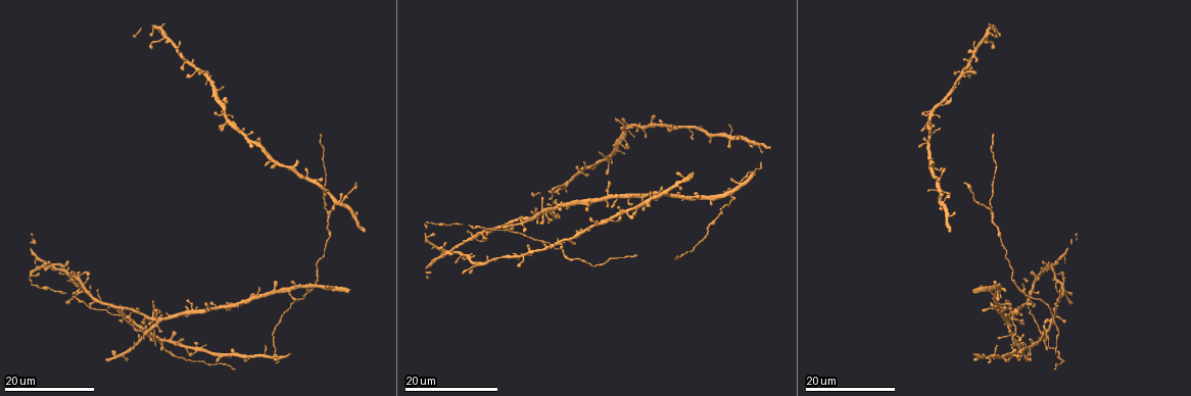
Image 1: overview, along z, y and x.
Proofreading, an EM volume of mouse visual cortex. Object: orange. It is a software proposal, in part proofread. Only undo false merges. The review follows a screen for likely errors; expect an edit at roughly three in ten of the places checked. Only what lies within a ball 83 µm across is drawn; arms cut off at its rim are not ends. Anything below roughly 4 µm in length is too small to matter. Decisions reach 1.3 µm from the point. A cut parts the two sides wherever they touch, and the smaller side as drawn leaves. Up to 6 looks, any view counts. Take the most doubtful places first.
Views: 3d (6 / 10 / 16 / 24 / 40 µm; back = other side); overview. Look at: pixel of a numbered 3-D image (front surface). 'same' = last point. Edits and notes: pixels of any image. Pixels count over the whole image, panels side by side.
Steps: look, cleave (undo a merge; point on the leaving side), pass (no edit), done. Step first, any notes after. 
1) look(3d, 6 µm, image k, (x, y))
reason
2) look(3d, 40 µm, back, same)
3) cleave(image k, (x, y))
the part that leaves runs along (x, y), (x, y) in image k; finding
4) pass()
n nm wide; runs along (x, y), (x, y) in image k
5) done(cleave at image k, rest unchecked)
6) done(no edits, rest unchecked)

look(3d, 16 µm, image 1, (562, 246))
four or more arms meet

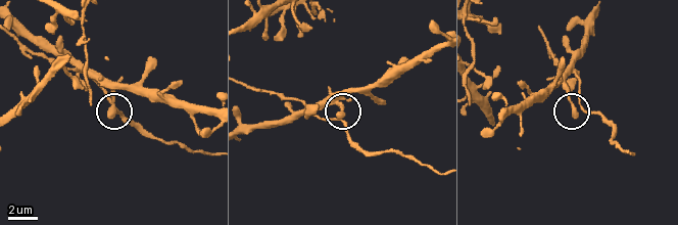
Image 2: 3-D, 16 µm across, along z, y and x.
look(3d, 6 µm, image 2, (110, 105))

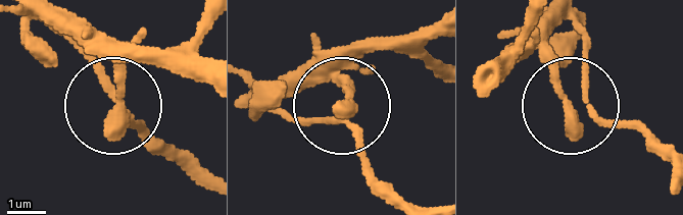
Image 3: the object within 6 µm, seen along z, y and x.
pass()
side arm 22 µm; runs along (34, 11), (166, 154) in image 3; one neuron here

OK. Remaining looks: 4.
look(3d, 24 µm, image 1, (326, 211))
three arms meet

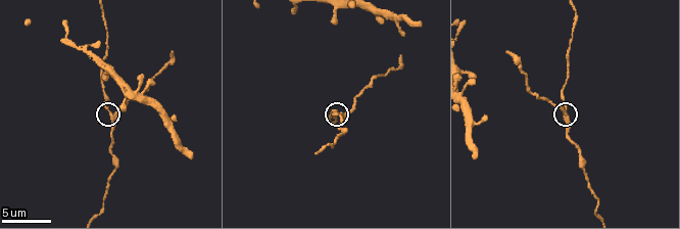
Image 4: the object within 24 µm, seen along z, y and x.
look(3d, 10 µm, image 4, (112, 117))
zoom in

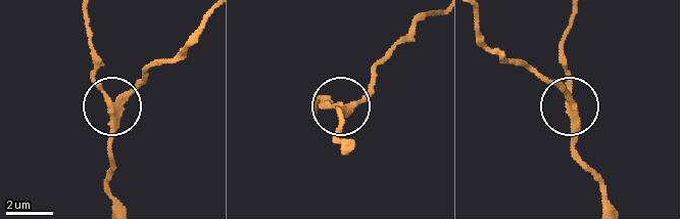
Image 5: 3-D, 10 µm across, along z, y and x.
look(3d, 10 µm, back, image 5, (111, 103))

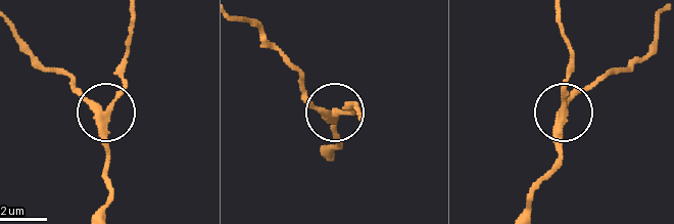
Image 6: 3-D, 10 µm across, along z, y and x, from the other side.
cleave(image 6, (81, 91))
3 arms; the part that leaves runs along (100, 118), (70, 78), (47, 66), (12, 26) in image 6; two neurons meet here

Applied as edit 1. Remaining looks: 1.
done(cleave at image 6, rest unchecked)

